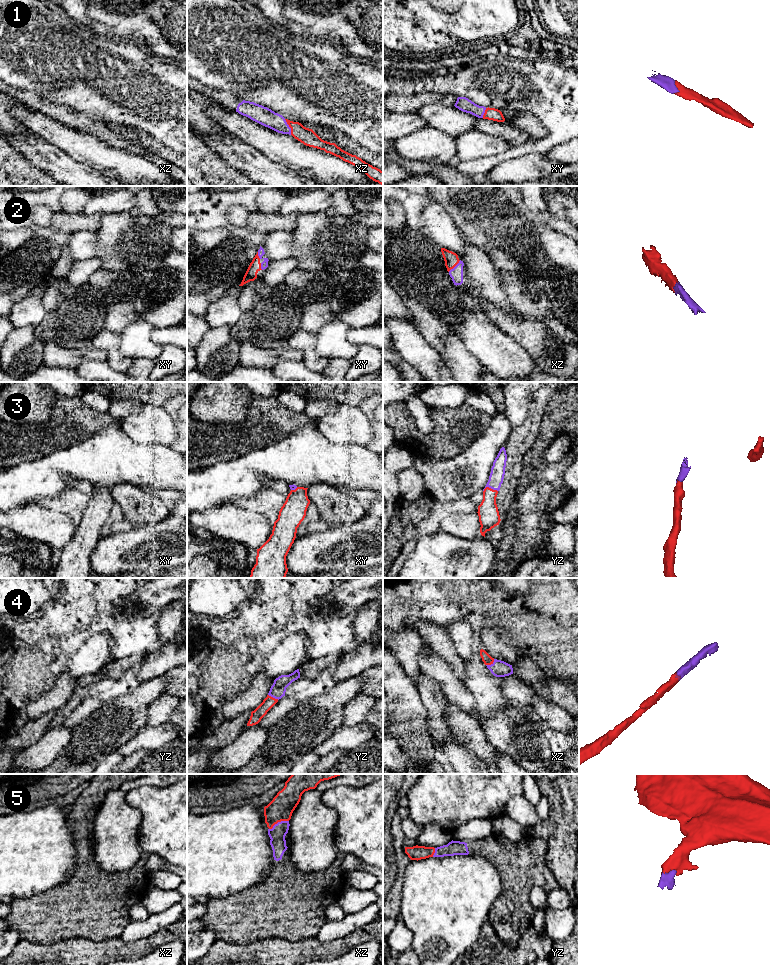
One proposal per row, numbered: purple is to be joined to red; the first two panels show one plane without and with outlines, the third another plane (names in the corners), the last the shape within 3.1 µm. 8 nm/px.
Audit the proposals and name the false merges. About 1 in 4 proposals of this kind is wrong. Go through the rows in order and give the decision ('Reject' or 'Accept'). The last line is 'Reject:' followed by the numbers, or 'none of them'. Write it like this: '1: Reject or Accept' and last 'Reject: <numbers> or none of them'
1: Accept
2: Accept
3: Accept
4: Accept
5: Accept
Reject: none of them

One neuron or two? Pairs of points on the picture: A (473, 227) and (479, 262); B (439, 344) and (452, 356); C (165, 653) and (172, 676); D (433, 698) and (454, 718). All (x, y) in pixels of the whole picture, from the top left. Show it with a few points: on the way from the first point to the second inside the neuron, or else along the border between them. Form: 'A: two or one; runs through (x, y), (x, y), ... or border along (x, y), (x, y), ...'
A: two; border along (460, 232), (476, 245), (492, 263)
B: two; border along (455, 333), (445, 337), (444, 348), (440, 353)
C: two; border along (176, 667), (165, 674)
D: two; border along (446, 701), (447, 723), (453, 735)

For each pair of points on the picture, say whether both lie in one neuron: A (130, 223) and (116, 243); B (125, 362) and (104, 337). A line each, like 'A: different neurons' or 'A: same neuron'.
A: same neuron
B: same neuron

